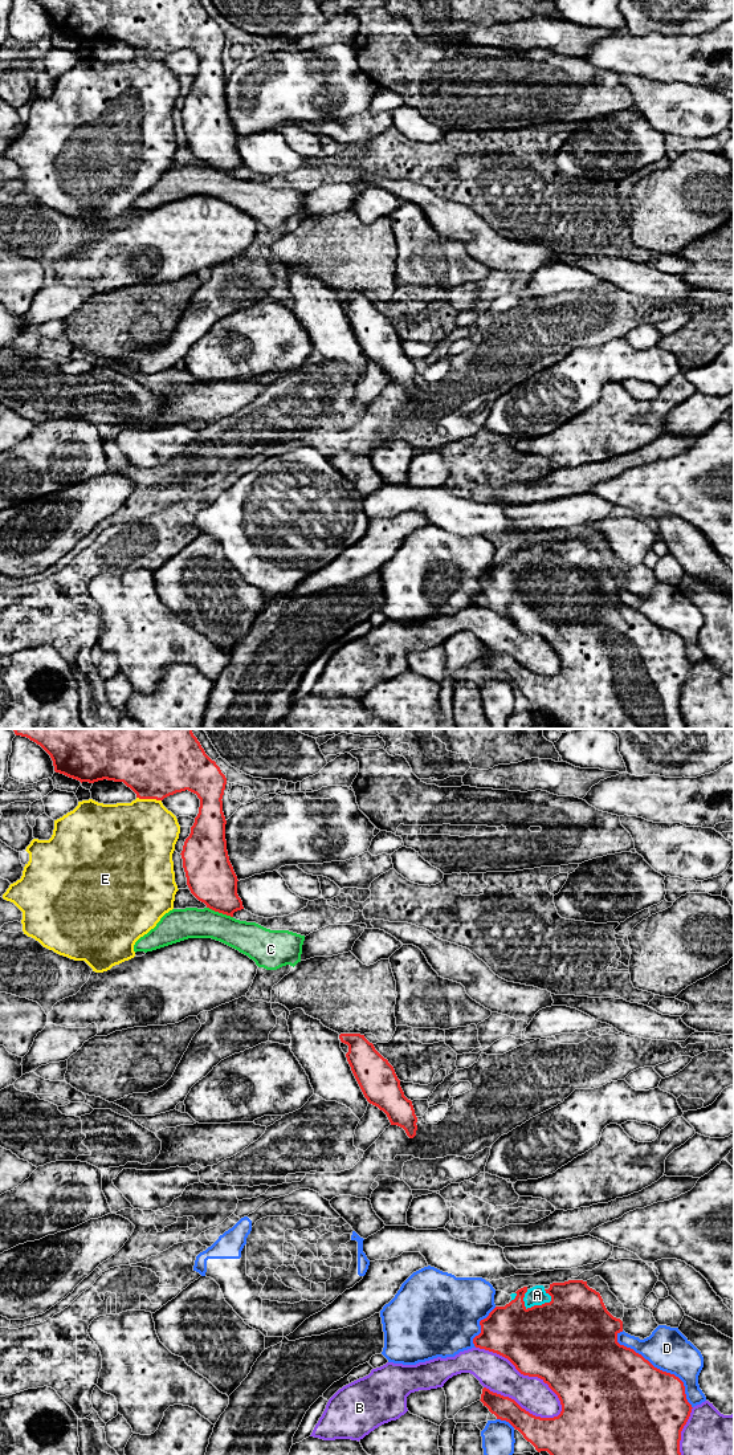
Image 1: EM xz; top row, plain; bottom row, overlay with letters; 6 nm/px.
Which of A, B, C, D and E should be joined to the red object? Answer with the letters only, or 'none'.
A

